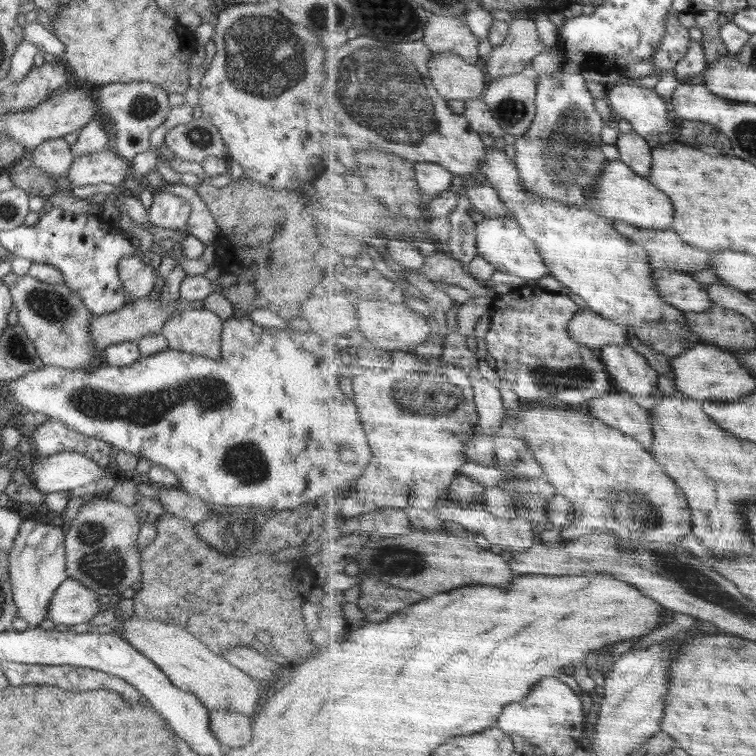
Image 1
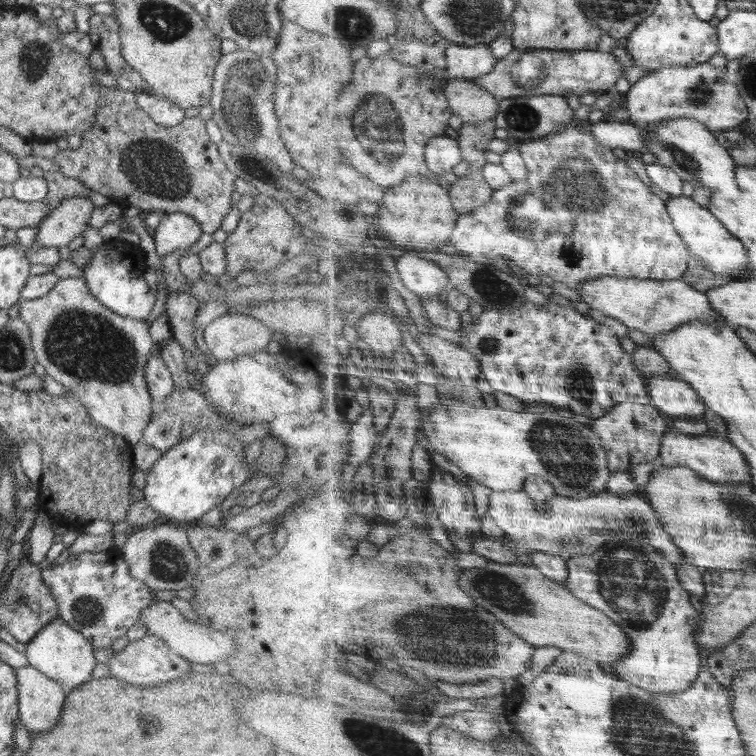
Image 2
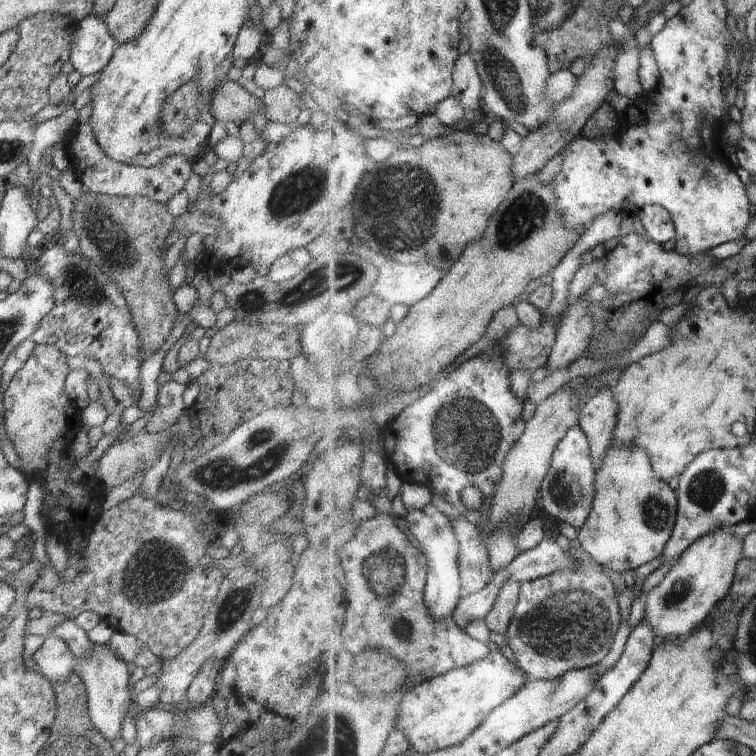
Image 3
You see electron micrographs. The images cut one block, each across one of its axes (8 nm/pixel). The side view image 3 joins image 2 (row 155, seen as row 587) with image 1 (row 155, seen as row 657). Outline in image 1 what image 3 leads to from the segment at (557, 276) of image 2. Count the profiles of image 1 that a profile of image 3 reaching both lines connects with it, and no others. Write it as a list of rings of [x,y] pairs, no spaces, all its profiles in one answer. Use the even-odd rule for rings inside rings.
[[[562,68],[555,73],[541,75],[537,81],[539,114],[531,130],[514,139],[517,155],[514,158],[520,172],[522,186],[528,194],[556,200],[568,206],[584,206],[596,211],[586,194],[598,188],[598,178],[604,174],[609,158],[602,151],[602,130],[605,123],[596,110],[596,97],[583,75],[570,75]]]

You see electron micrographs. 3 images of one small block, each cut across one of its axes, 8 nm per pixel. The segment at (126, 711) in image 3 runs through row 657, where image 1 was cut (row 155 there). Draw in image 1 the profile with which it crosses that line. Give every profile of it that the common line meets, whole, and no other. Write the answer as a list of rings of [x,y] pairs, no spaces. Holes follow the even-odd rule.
[[[108,148],[94,155],[76,157],[67,176],[74,188],[92,184],[117,185],[130,173],[130,163],[119,158],[112,148]]]

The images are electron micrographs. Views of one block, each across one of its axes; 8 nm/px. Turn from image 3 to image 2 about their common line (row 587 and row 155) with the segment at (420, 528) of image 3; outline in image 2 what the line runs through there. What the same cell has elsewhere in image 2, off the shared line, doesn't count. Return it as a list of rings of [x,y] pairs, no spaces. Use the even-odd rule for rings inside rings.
[[[448,134],[430,140],[427,146],[427,162],[438,176],[452,172],[453,168],[464,162],[460,141]]]

